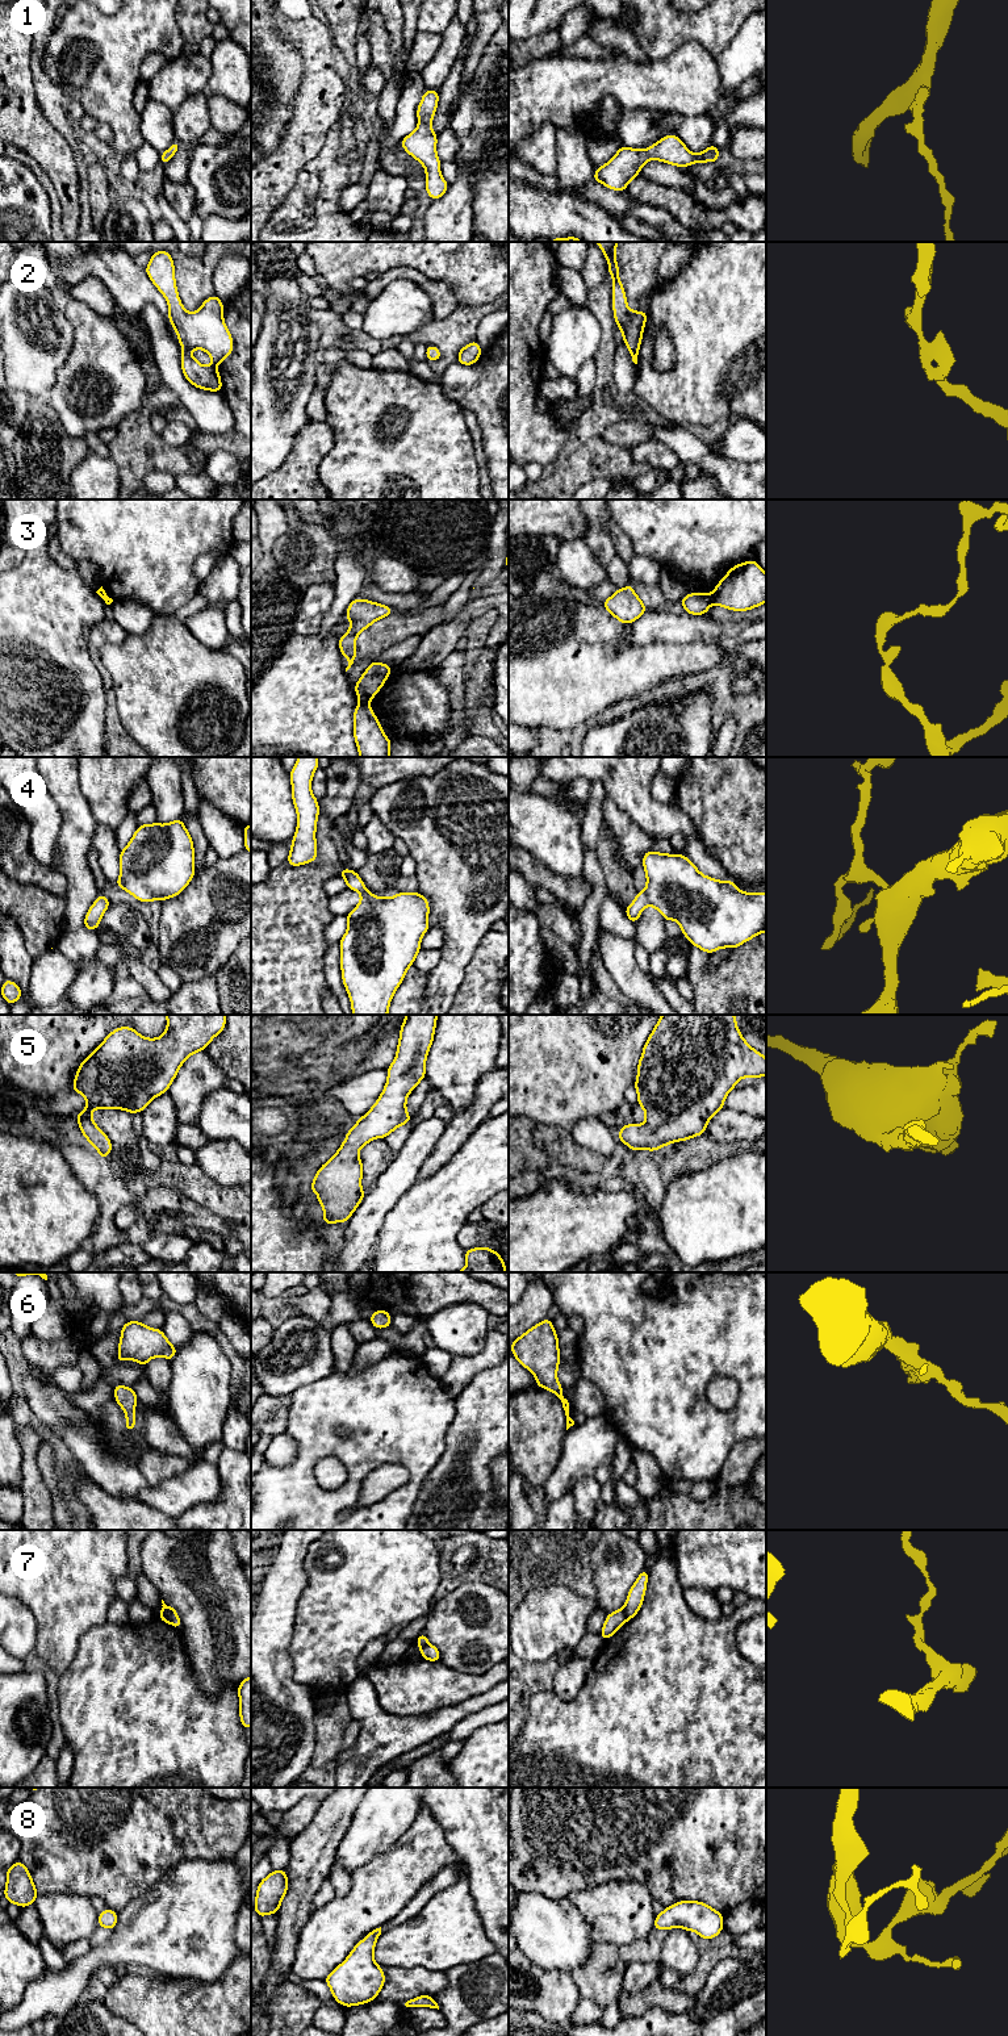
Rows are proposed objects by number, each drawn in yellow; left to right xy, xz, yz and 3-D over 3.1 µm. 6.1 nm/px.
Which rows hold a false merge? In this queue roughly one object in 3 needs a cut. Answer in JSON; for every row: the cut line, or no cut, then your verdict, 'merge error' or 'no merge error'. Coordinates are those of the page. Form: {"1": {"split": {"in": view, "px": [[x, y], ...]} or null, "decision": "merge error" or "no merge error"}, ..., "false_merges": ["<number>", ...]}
{"1": {"split": null, "decision": "no merge error"}, "2": {"split": null, "decision": "no merge error"}, "3": {"split": {"in": "xz", "px": [[360, 701], [367, 705]]}, "decision": "merge error"}, "4": {"split": null, "decision": "no merge error"}, "5": {"split": null, "decision": "no merge error"}, "6": {"split": null, "decision": "no merge error"}, "7": {"split": {"in": "xy", "px": [[163, 1608], [171, 1622]]}, "decision": "merge error"}, "8": {"split": null, "decision": "no merge error"}, "false_merges": ["3", "7"]}

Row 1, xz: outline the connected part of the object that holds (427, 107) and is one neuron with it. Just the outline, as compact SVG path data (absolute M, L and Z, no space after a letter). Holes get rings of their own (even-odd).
M426 89L417 109L419 125L401 141L403 150L426 168L426 192L431 200L440 198L449 184L440 175L440 160L436 155L438 135L431 127L439 101L439 92Z

